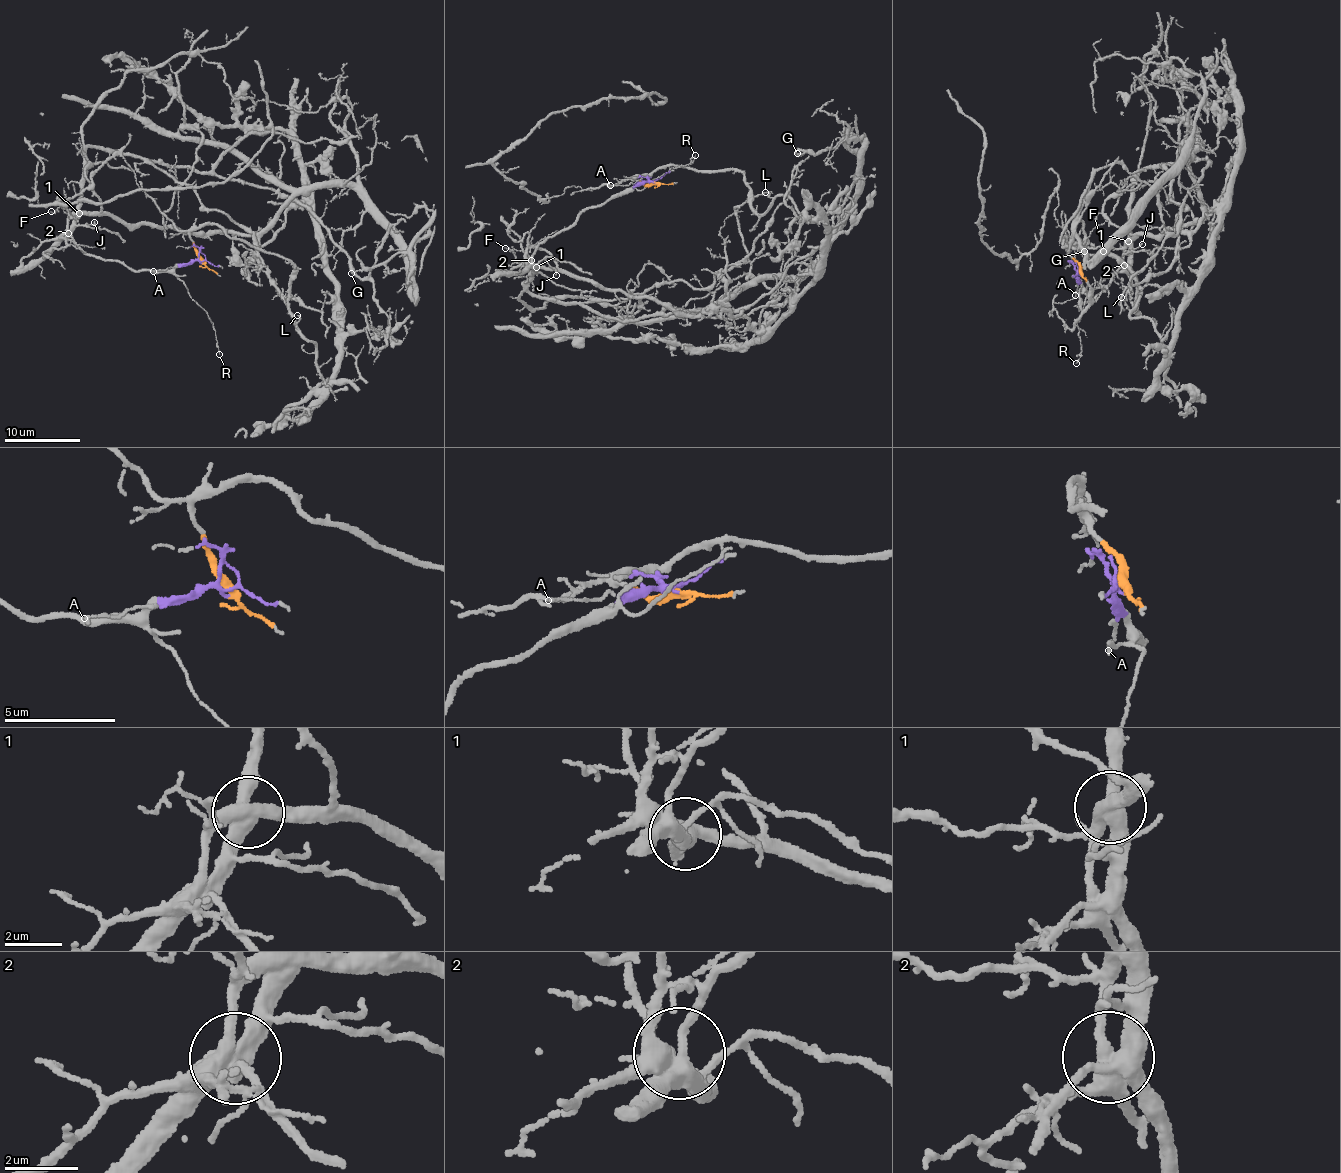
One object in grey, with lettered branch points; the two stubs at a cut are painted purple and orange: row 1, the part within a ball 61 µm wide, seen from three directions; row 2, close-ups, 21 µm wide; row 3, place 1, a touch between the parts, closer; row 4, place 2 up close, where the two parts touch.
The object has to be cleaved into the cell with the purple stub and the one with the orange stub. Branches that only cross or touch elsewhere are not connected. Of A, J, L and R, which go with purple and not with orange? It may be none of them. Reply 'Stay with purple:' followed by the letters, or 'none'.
Stay with purple: A, J, R

